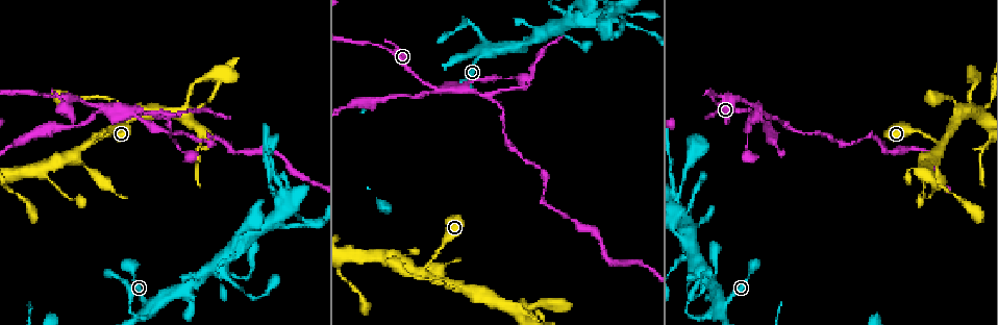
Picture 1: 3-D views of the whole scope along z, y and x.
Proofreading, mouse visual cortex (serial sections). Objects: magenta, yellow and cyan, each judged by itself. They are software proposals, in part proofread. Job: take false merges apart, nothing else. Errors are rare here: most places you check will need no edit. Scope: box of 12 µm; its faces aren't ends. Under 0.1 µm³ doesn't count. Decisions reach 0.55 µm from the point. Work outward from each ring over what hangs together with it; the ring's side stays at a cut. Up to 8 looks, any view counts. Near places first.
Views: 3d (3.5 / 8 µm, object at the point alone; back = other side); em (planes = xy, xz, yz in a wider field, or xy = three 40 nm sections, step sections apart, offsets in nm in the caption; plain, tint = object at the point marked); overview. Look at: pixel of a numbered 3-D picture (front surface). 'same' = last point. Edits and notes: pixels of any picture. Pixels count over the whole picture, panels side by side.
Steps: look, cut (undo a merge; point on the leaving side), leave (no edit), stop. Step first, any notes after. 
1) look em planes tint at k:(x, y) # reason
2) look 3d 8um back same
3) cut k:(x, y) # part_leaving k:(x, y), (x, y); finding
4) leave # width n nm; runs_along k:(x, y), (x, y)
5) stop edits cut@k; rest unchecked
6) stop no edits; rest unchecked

look 3d 3.5um back at 1:(466, 291) # arms part here

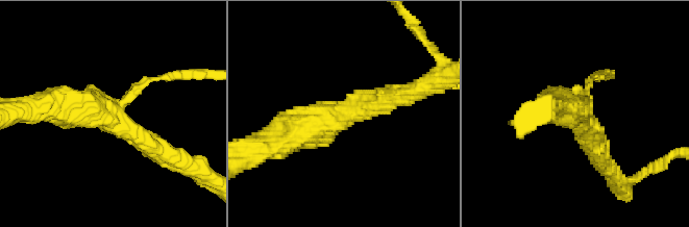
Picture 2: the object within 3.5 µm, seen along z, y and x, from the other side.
look em xy step 1 plain at 2:(109, 114) # arms 3; arm_widths 100, 300, 500 nm

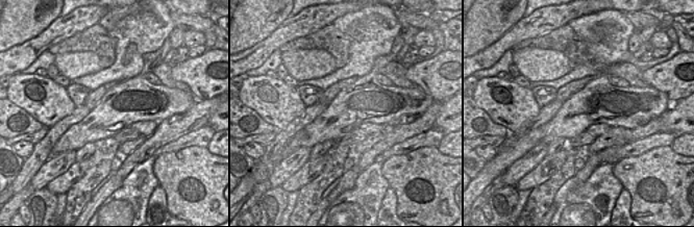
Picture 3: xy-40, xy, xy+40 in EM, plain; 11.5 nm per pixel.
look em xy step 1 tint same # where the object lies

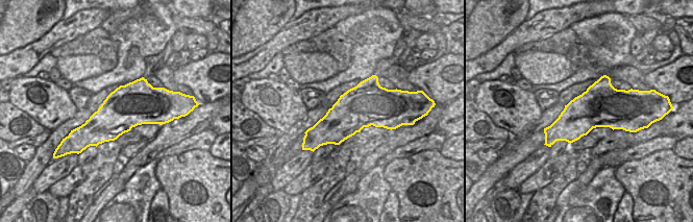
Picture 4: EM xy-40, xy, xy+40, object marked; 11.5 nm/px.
leave # runs_along 2:(164, 151), (99, 109), (48, 106); one cell here

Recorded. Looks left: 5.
look 3d 3.5um at 1:(511, 310) # looks like a crossing

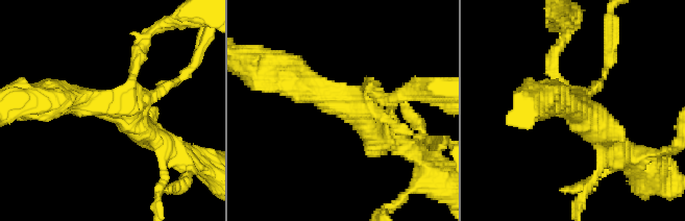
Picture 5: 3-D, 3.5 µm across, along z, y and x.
look em xy step 5 tint at 5:(572, 104) # arms 4; arm_widths 150, 200, 400, 400 nm

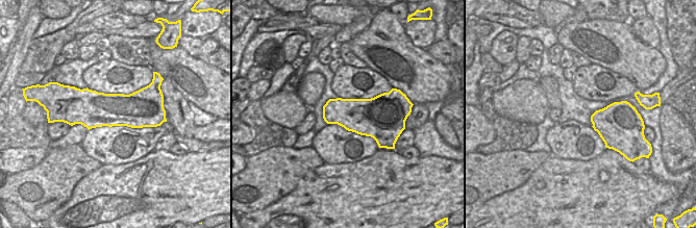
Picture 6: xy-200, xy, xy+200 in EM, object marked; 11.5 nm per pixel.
leave # runs_along 5:(284, 76), (339, 94), (396, 140); all the same cell

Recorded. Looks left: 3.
look 3d 8um at 1:(107, 104) # a fork

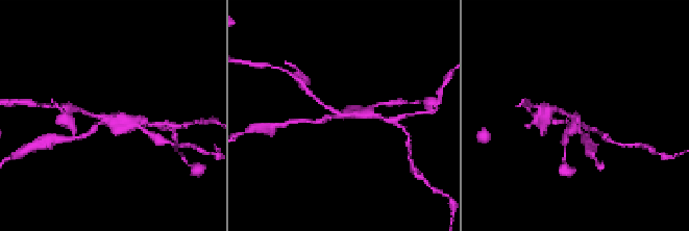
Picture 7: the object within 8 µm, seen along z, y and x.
look em xy step 3 tint at 7:(109, 117)

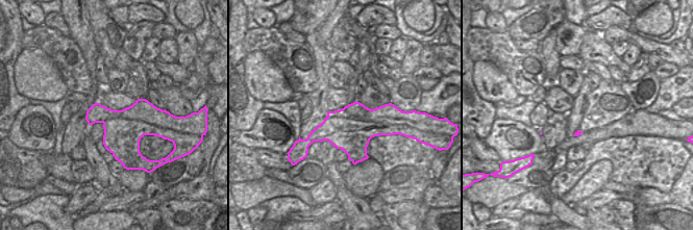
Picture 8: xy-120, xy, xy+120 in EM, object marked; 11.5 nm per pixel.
cut 7:(178, 126) # width 500 nm; a second cell is stuck on

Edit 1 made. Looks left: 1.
stop edits cut@7; rest unchecked

